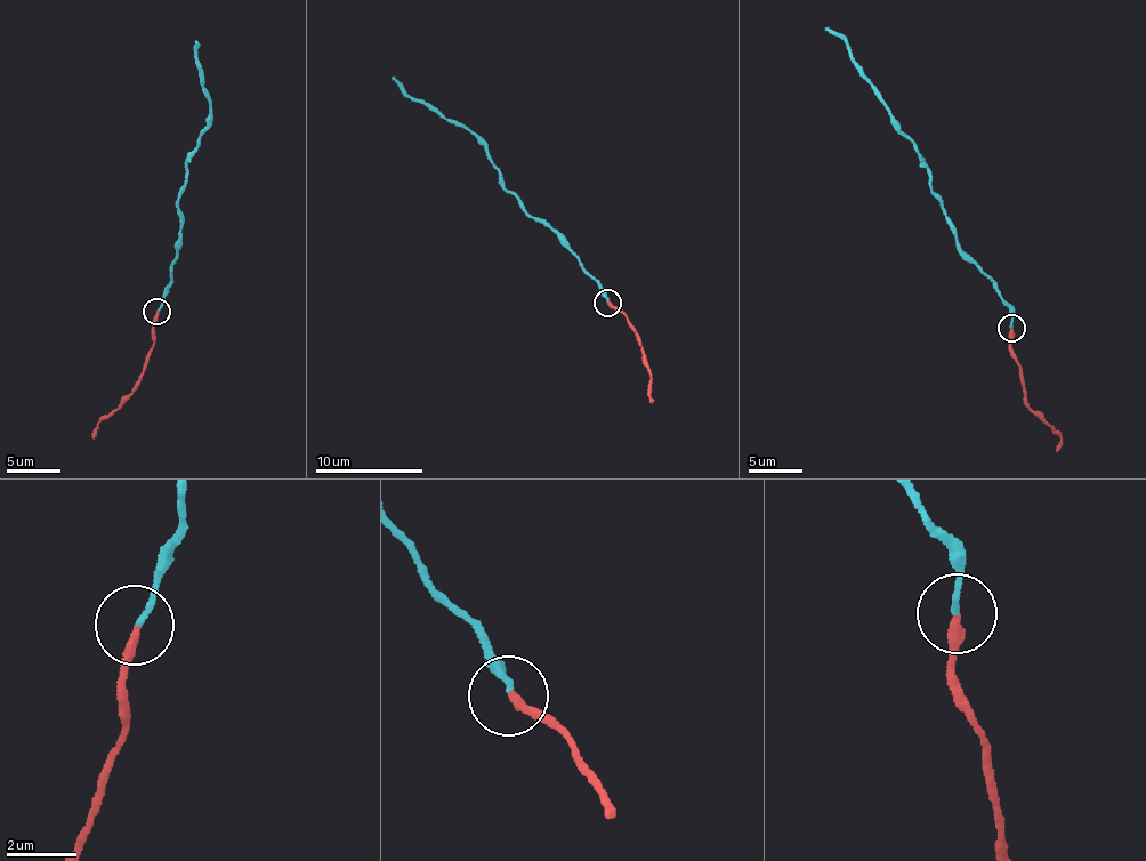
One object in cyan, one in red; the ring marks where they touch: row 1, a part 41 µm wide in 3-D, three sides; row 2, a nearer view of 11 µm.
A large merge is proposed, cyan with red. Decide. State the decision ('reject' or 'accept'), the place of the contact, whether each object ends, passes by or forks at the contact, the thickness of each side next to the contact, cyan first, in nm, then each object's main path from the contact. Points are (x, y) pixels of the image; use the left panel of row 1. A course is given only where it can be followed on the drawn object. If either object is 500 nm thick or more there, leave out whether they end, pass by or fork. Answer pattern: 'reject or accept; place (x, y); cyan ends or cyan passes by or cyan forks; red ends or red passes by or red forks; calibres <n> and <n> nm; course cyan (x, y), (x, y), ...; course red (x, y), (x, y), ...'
accept; place (156, 311); cyan ends; red ends; calibres 150 and 280 nm; course cyan (156, 311), (171, 273), (178, 238), (178, 193), (185, 183), (185, 165), (211, 112), (196, 41); course red (156, 311), (151, 351), (138, 387), (98, 421), (91, 437)

